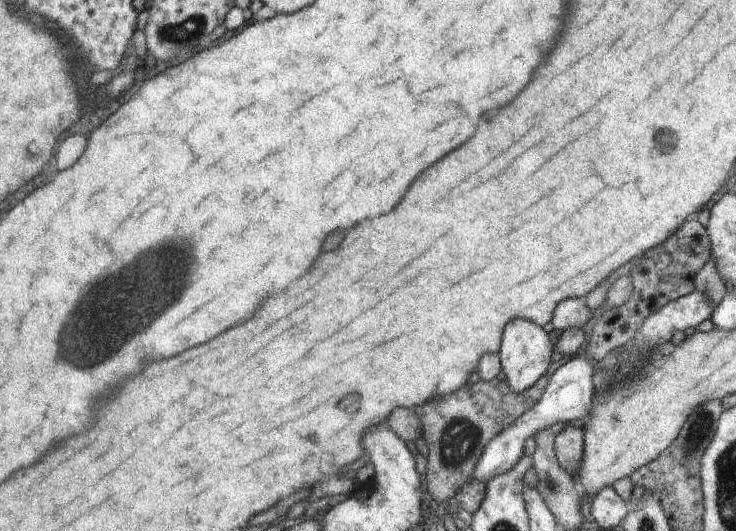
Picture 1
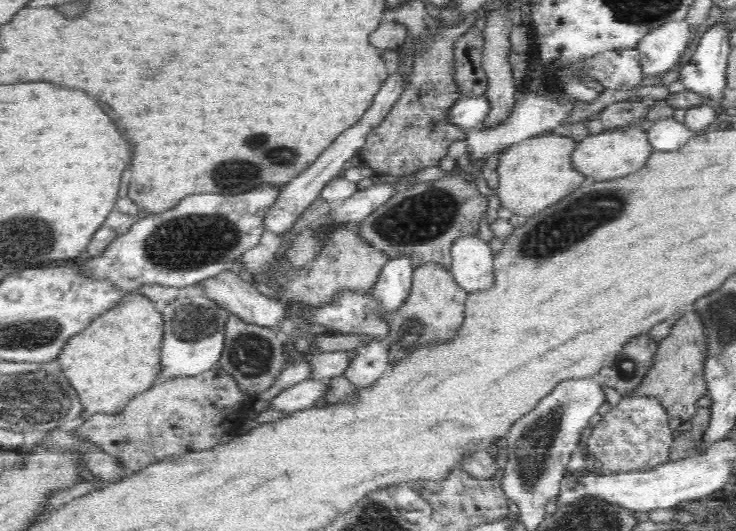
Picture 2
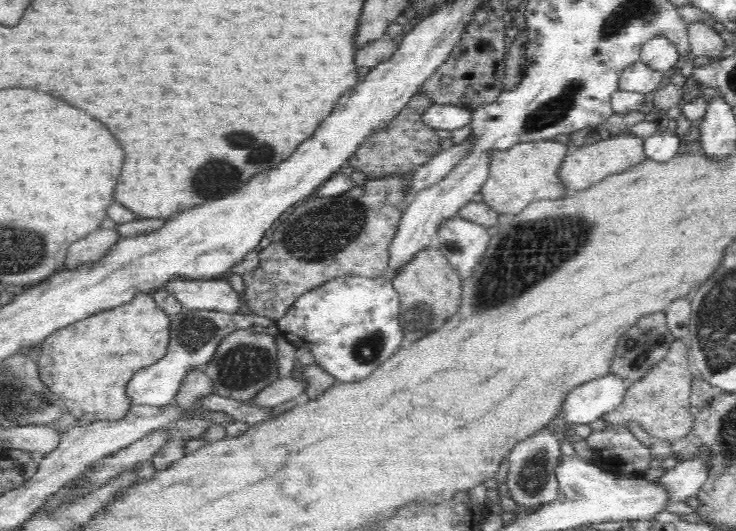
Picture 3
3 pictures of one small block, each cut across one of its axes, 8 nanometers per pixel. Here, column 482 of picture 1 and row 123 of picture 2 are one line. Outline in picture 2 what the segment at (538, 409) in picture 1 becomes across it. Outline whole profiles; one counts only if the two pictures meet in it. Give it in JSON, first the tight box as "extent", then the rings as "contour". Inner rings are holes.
{"extent":[447,96,490,130],"contour":[[[482,96],[461,97],[455,102],[447,118],[460,128],[472,130],[480,125],[490,110],[489,100]]]}

